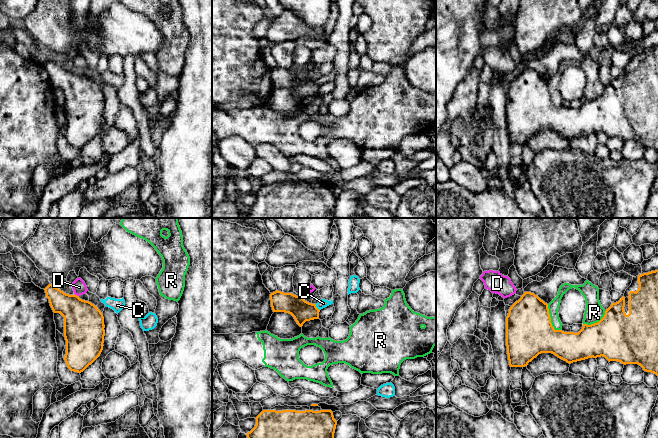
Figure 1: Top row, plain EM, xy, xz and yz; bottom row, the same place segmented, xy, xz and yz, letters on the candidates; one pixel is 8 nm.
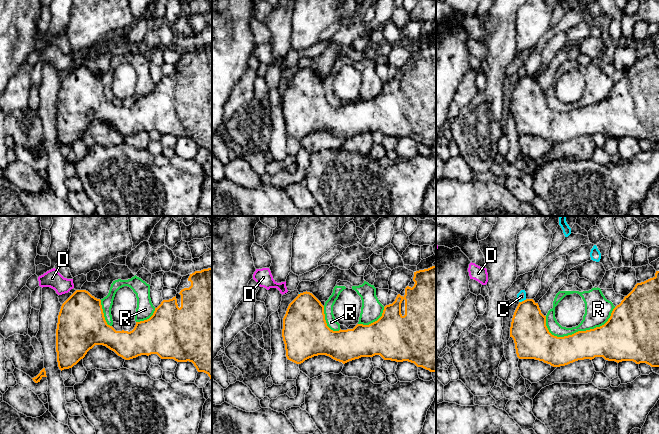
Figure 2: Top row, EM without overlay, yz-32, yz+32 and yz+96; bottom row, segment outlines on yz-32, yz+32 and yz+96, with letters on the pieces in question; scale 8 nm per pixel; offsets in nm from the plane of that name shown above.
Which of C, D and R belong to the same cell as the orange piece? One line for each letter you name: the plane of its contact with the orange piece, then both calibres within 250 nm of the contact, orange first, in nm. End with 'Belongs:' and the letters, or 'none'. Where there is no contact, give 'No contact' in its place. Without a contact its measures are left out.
Belongs: none

